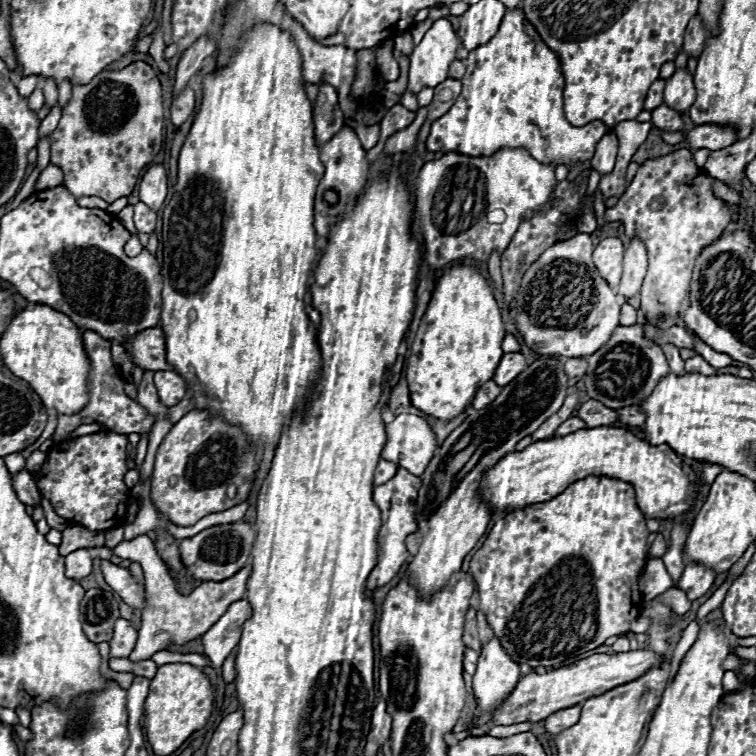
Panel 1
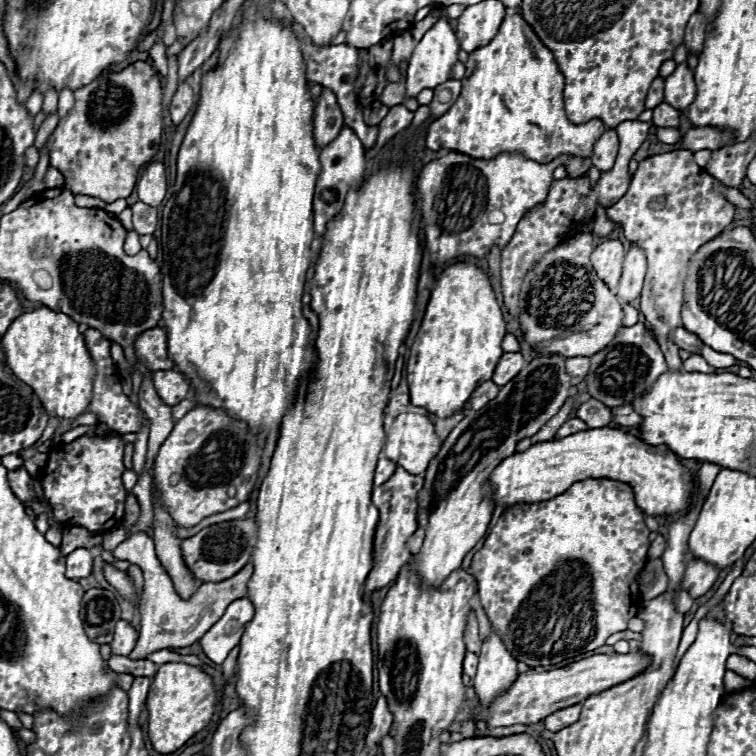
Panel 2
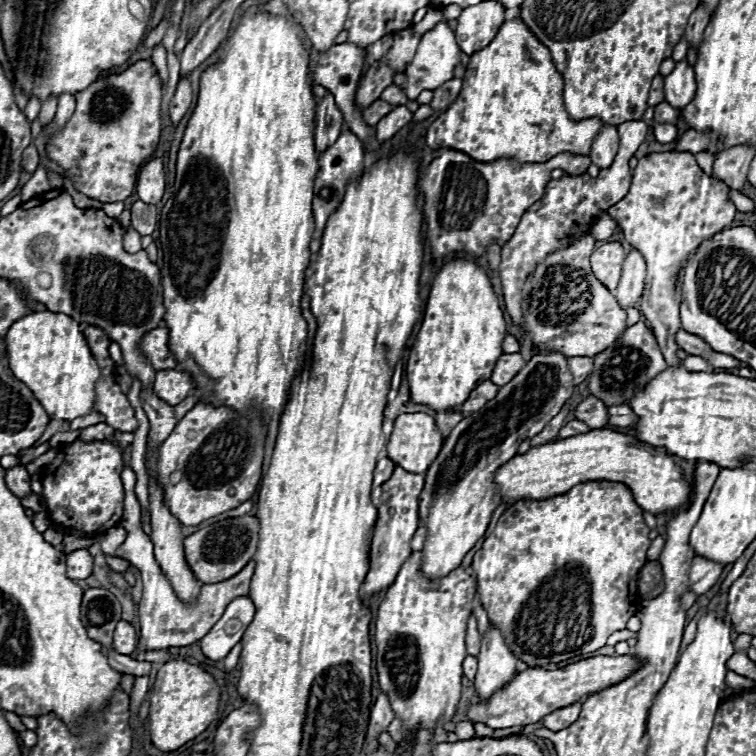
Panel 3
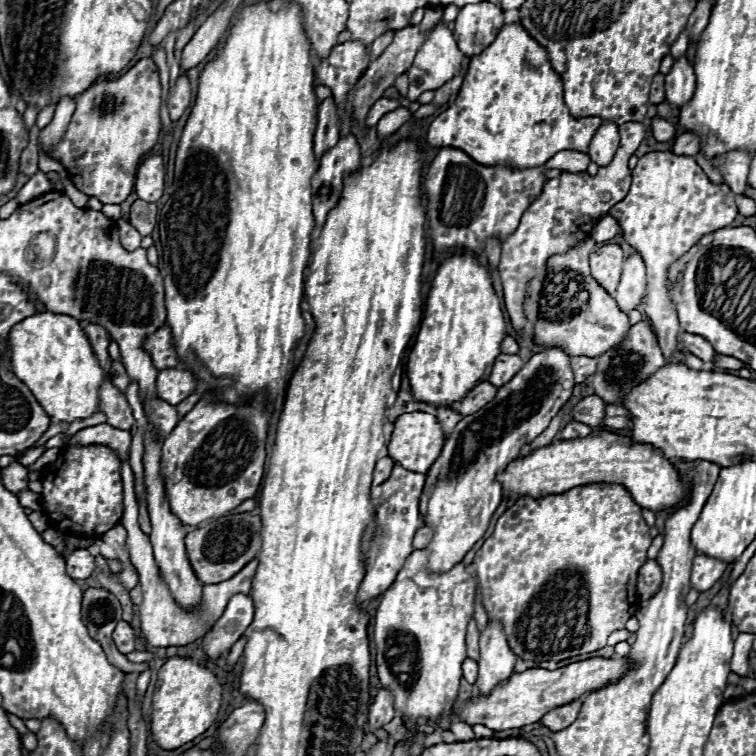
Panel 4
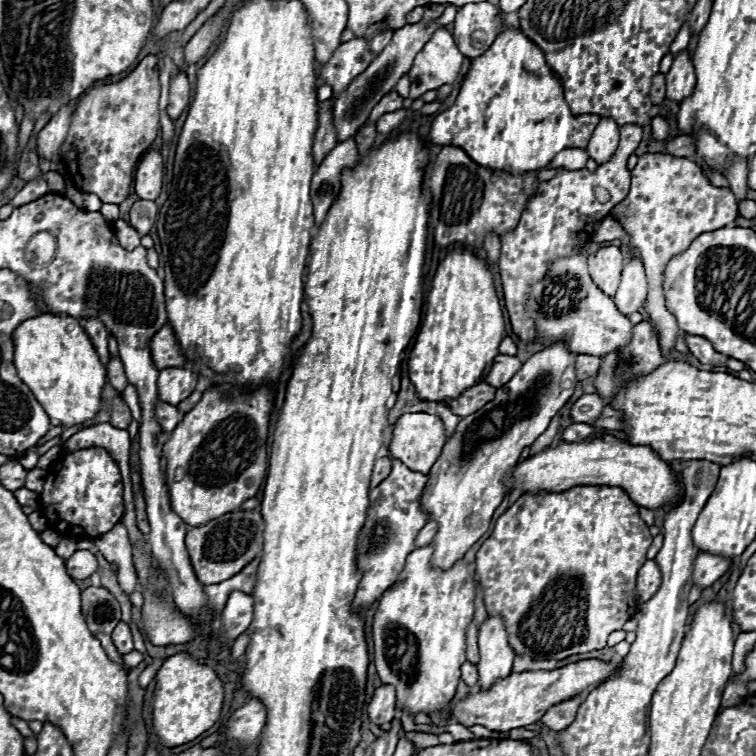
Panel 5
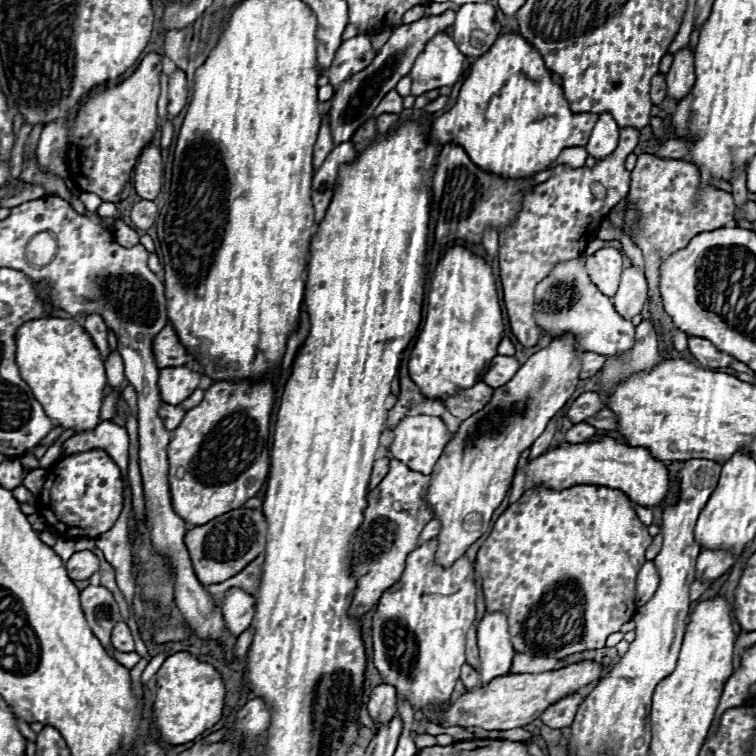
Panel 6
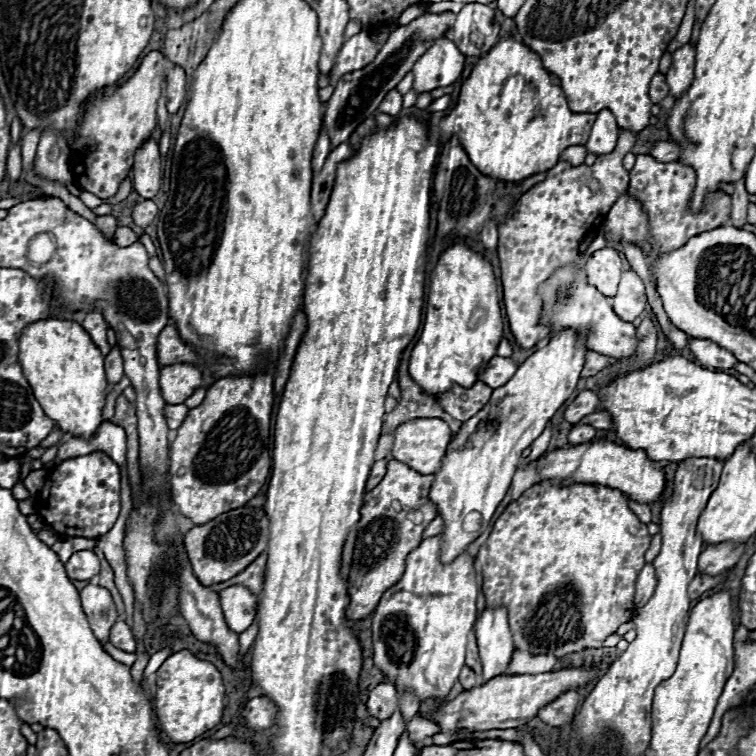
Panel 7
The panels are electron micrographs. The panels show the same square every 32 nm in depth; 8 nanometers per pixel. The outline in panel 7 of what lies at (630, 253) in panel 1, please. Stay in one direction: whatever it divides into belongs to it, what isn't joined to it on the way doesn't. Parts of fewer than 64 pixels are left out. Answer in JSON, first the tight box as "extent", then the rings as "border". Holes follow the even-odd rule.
{"extent":[612,270,646,322],"border":[[[634,270],[622,272],[618,294],[612,298],[612,306],[614,306],[614,312],[626,322],[632,322],[636,316],[644,312],[646,288],[642,278]]]}

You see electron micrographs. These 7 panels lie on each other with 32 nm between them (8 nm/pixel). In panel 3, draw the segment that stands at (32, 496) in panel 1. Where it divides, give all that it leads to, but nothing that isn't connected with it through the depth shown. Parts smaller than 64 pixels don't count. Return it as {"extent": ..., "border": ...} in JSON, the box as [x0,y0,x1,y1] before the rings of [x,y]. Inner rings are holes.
{"extent":[6,466,32,498],"border":[[[14,466],[14,468],[6,470],[6,484],[18,498],[26,498],[28,494],[32,494],[30,474],[26,472],[24,466]]]}

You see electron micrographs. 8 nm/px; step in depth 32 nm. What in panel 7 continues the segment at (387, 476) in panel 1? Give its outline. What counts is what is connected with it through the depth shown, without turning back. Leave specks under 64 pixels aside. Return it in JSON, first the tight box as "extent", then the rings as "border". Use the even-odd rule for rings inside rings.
{"extent":[368,460,388,490],"border":[[[378,460],[378,462],[374,462],[374,466],[372,466],[372,470],[370,470],[370,478],[368,478],[368,490],[372,490],[372,488],[384,478],[384,474],[386,474],[386,464],[388,464],[388,460]]]}

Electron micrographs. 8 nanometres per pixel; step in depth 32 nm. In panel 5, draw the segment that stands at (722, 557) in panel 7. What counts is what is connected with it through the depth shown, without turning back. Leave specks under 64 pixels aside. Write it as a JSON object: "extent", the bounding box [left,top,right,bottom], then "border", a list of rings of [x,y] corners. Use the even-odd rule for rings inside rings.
{"extent":[692,552,732,588],"border":[[[702,552],[696,556],[694,562],[694,572],[692,572],[692,582],[700,588],[710,588],[728,568],[732,560],[726,560],[722,556],[714,556],[708,552]]]}

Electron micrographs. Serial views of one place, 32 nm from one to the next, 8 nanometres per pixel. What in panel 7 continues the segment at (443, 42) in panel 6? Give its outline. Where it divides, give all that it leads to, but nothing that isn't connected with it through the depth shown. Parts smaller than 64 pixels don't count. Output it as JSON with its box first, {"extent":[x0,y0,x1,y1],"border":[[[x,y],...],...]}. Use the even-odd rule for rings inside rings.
{"extent":[412,36,466,94],"border":[[[446,36],[436,38],[436,42],[432,42],[432,46],[416,60],[412,68],[412,90],[416,94],[422,94],[454,84],[464,70],[464,58],[466,56],[456,48],[452,40],[448,40]]]}

